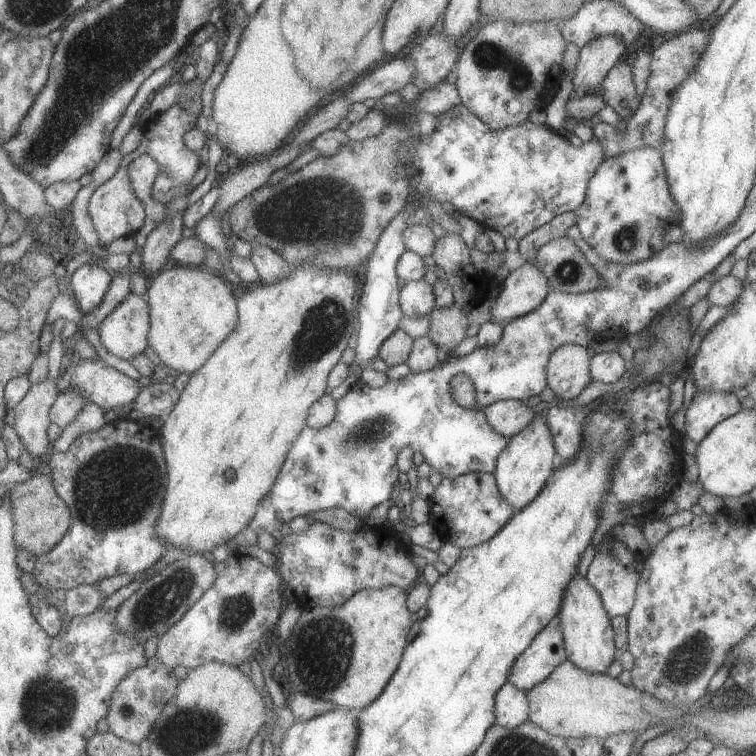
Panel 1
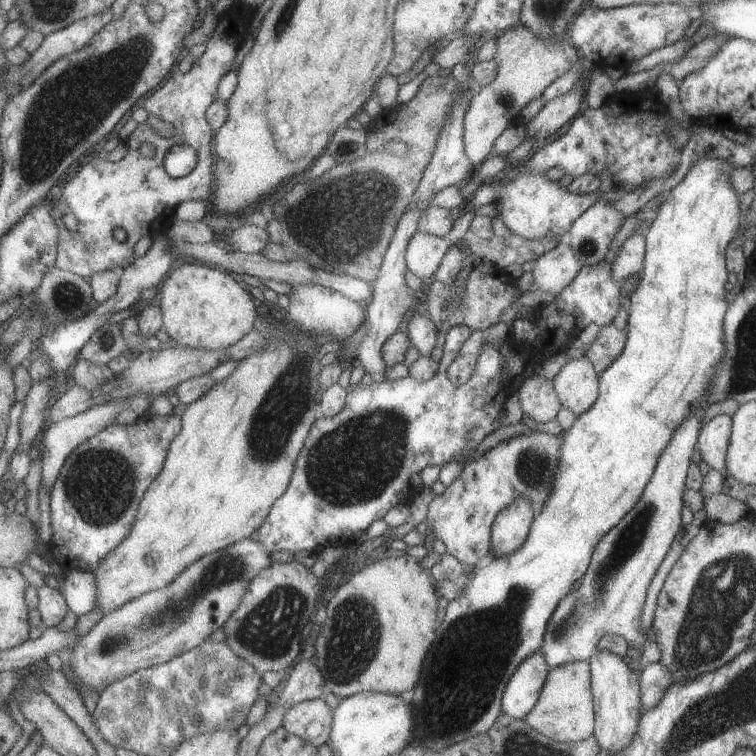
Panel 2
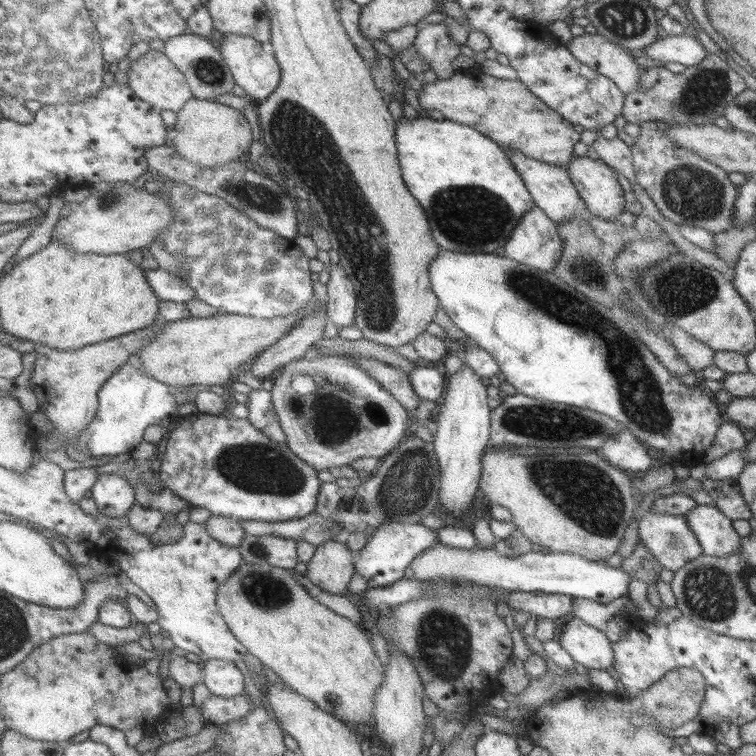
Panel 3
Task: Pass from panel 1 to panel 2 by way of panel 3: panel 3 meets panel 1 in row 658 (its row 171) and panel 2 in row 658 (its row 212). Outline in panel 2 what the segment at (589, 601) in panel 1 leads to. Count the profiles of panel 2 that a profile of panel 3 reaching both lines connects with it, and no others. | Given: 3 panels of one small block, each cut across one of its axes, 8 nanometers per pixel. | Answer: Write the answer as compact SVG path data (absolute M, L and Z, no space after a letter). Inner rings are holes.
M597 650L588 661L595 712L593 735L600 751L608 750L612 755L617 755L631 743L639 729L642 706L639 674L621 656L607 650Z

